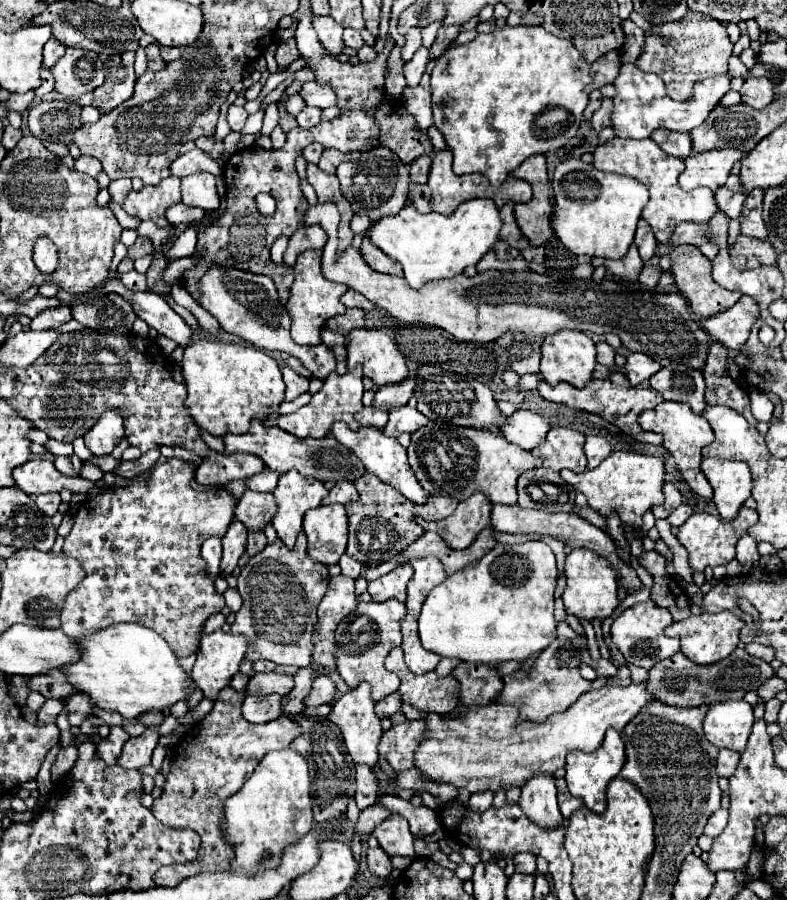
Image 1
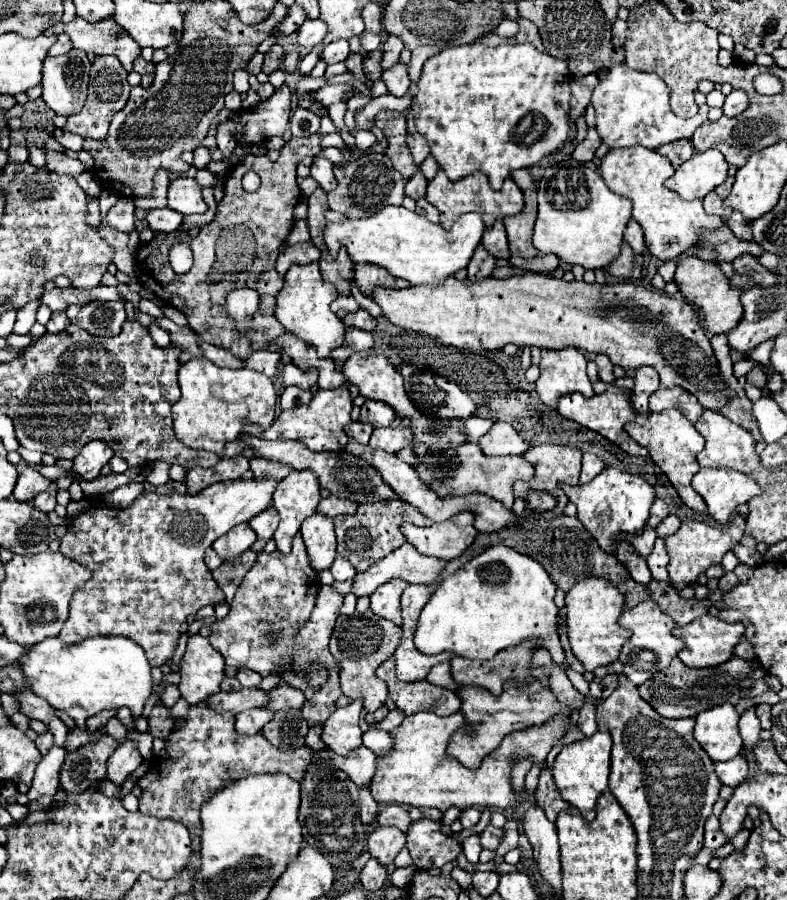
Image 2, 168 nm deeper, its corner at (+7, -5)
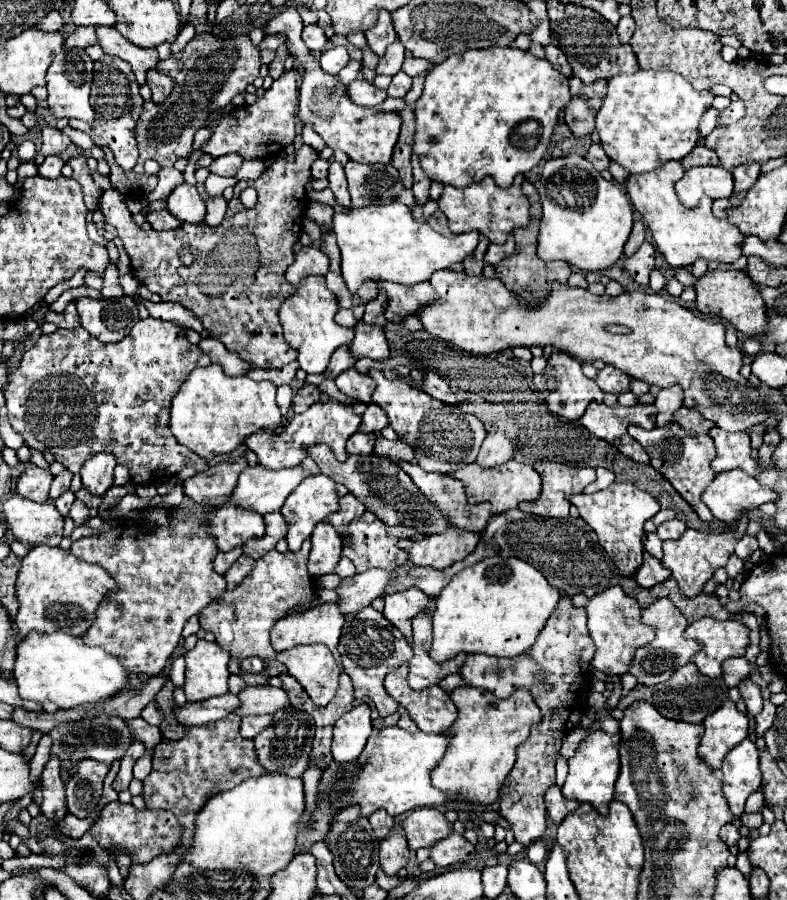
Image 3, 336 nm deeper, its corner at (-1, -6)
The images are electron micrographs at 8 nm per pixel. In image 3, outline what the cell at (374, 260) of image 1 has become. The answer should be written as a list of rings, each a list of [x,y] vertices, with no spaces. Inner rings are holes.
[[[376,282],[380,290],[388,294],[388,306],[384,310],[386,320],[400,322],[408,314],[416,314],[424,304],[436,300],[436,292],[430,282],[420,282],[412,286],[394,284],[394,282]]]

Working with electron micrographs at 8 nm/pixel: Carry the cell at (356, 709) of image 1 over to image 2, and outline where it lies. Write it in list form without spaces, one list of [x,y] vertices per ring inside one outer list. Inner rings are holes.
[[[352,701],[346,707],[338,707],[322,727],[322,741],[328,749],[338,755],[348,755],[362,743],[360,731],[360,711],[362,701]]]

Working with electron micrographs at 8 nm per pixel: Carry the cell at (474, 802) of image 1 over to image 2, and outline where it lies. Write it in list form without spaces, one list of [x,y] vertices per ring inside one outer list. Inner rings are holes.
[[[464,809],[462,815],[460,815],[460,823],[462,823],[464,829],[474,827],[478,823],[478,819],[480,819],[480,811],[478,809]]]

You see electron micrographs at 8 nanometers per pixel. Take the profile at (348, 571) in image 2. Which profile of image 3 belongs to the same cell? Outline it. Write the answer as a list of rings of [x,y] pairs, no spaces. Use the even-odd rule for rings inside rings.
[[[340,558],[340,562],[338,562],[338,566],[336,566],[334,572],[336,572],[340,578],[348,578],[348,576],[354,576],[354,574],[356,574],[356,568],[352,566],[352,560]]]

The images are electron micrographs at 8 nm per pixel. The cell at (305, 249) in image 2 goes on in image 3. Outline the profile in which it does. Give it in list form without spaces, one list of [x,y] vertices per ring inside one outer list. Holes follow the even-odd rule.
[[[302,246],[302,250],[296,254],[294,262],[286,270],[286,280],[298,286],[300,278],[306,278],[310,274],[326,274],[326,272],[328,272],[328,256],[314,246]]]

